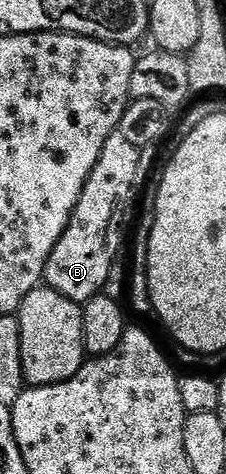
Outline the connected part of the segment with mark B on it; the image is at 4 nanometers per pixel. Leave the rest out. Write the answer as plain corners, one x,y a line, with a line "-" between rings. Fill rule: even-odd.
121,131
113,133
104,143
104,151
100,151
100,159
92,175
88,175
88,183
76,203
64,235
60,235
60,243
56,243
52,255
46,260
44,281
49,288
79,303
88,302
105,290
102,288
110,281
110,272
122,249
126,224
134,209
134,188
142,173
142,157
143,150
132,147

